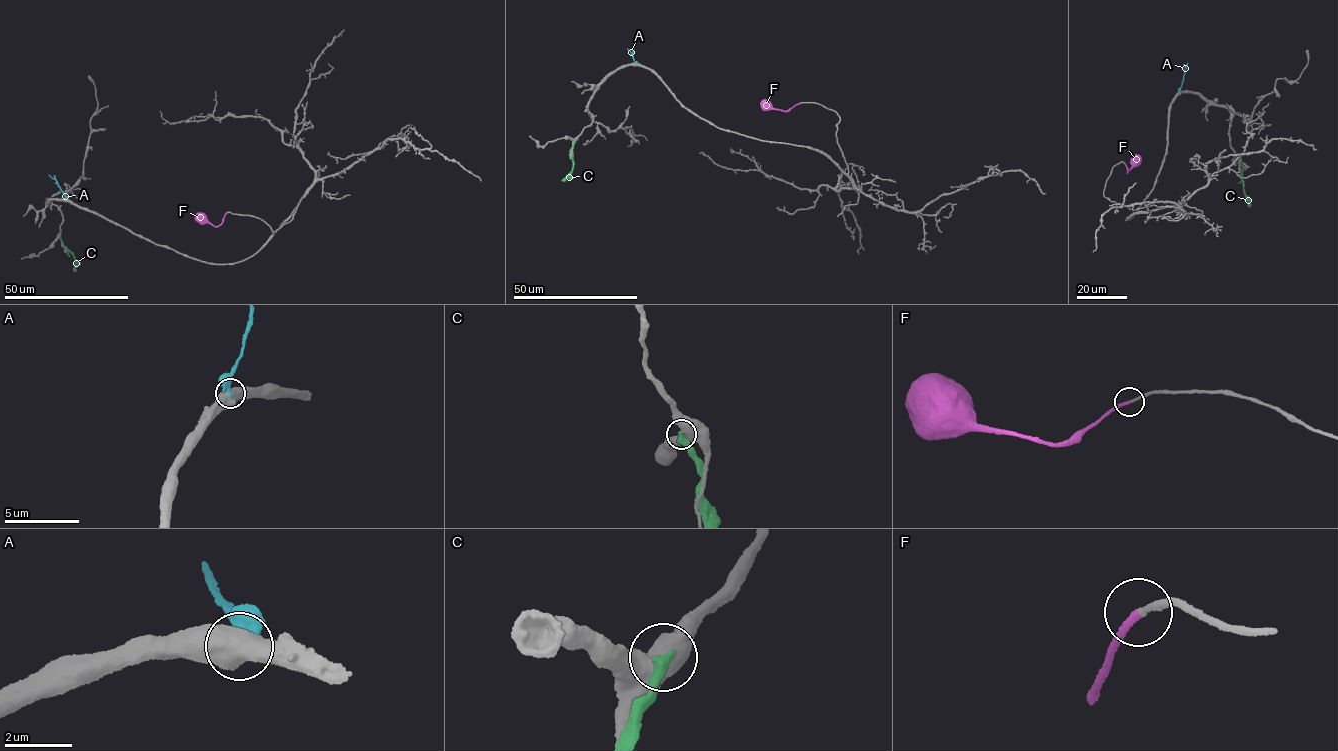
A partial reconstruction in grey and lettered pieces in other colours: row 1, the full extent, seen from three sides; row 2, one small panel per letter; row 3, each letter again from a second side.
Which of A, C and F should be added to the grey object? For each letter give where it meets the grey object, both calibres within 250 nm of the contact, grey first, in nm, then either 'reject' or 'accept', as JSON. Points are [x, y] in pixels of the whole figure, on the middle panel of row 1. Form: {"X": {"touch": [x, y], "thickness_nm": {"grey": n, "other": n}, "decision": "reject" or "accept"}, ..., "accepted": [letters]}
{"A": {"touch": [636, 64], "thickness_nm": {"grey": 700, "other": 300}, "decision": "reject"}, "C": {"touch": [575, 139], "thickness_nm": {"grey": 950, "other": 360}, "decision": "reject"}, "F": {"touch": [797, 104], "thickness_nm": {"grey": 180, "other": 200}, "decision": "accept"}, "accepted": ["F"]}

